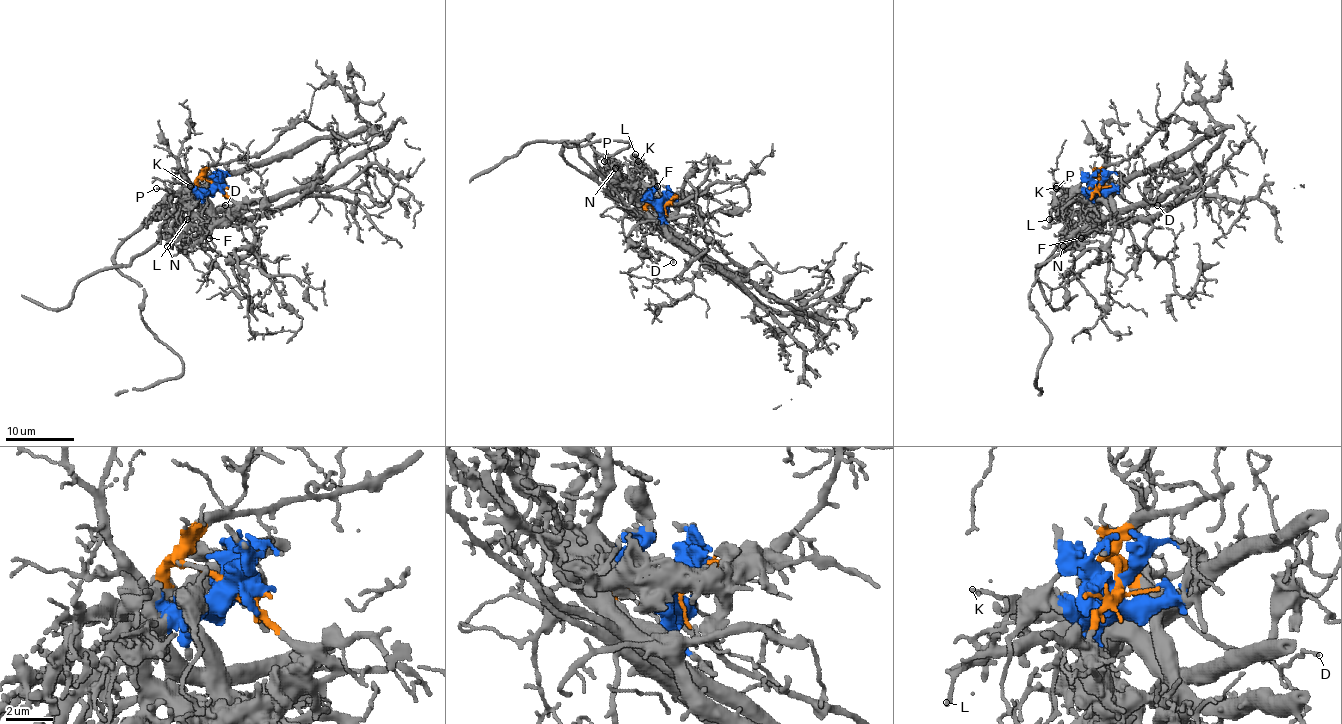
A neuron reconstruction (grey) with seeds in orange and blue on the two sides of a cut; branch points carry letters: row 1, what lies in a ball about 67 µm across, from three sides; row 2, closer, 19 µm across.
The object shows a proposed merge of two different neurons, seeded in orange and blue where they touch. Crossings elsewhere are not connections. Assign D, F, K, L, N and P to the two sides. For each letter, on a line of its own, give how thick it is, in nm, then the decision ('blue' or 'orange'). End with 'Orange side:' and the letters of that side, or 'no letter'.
D: 110 nm thick; orange
F: 260 nm thick; blue
K: 150 nm thick; blue
L: 150 nm thick; blue
N: 320 nm thick; blue
P: 140 nm thick; blue
Orange side: D

